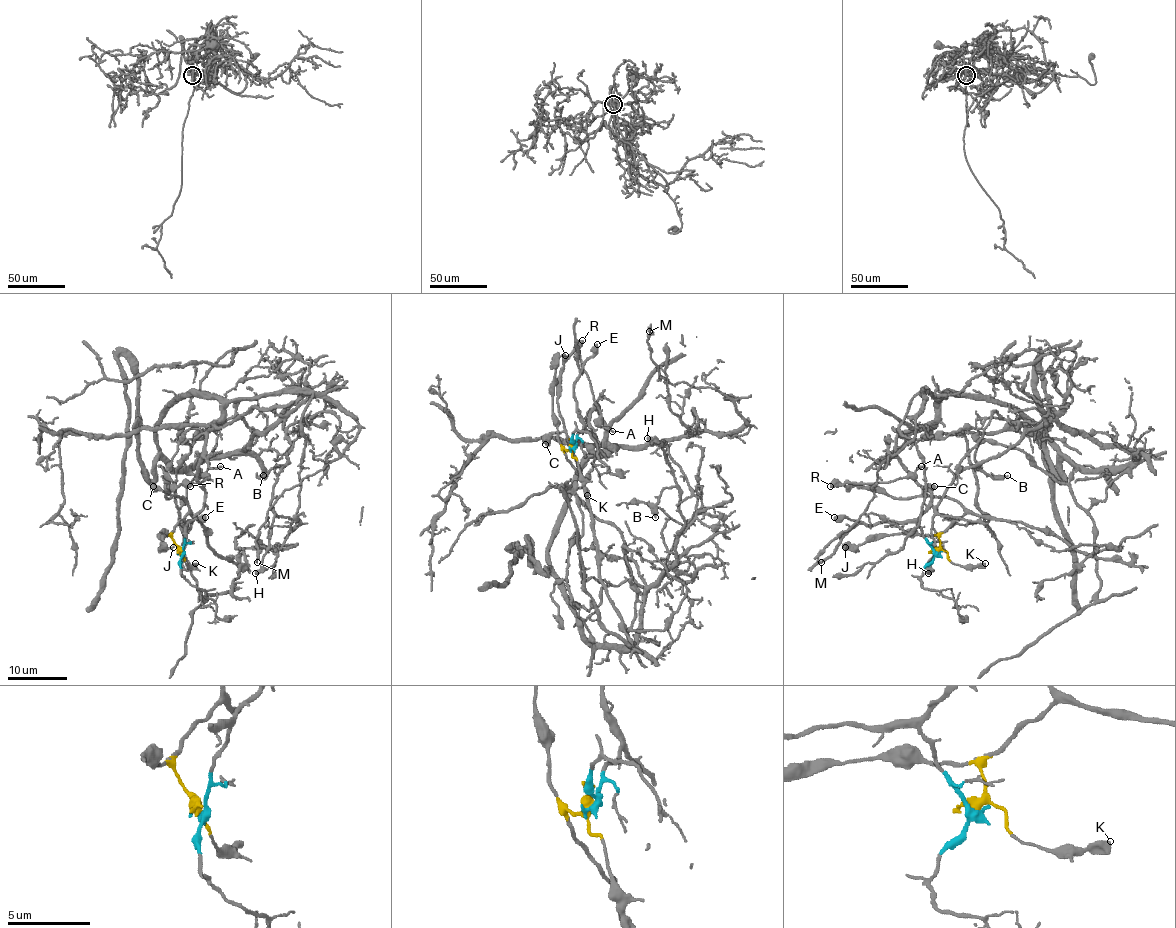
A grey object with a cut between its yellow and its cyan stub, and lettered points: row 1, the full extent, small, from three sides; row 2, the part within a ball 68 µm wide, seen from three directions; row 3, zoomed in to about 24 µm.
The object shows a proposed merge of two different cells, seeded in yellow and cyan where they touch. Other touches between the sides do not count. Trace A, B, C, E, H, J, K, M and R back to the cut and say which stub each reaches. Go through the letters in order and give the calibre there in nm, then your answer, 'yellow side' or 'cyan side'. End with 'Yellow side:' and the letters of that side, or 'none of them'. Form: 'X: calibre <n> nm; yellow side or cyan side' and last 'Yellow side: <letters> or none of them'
A: calibre 140 nm; yellow side
B: calibre 240 nm; cyan side
C: calibre 750 nm; yellow side
E: calibre 550 nm; cyan side
H: calibre 280 nm; cyan side
J: calibre 150 nm; yellow side
K: calibre 550 nm; yellow side
M: calibre 110 nm; cyan side
R: calibre 550 nm; yellow side
Yellow side: A, C, J, K, R

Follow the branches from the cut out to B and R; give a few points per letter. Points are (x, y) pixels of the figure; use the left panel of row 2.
B: (179, 552), (222, 404), (172, 405), (157, 430), (174, 469), (283, 420), (292, 448), (264, 475)
R: (179, 551), (172, 533), (188, 512), (185, 500), (177, 496), (166, 497), (166, 491), (172, 485), (191, 485)

